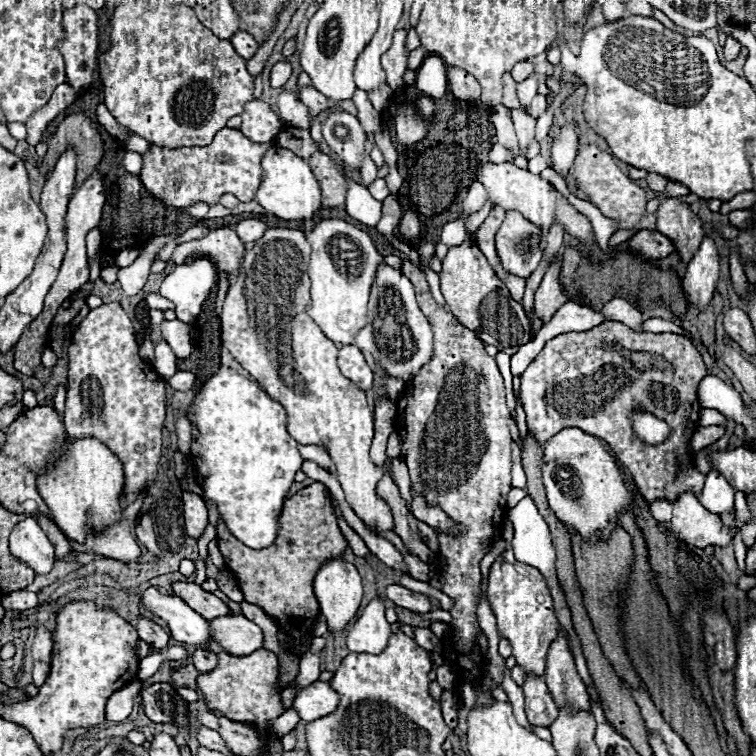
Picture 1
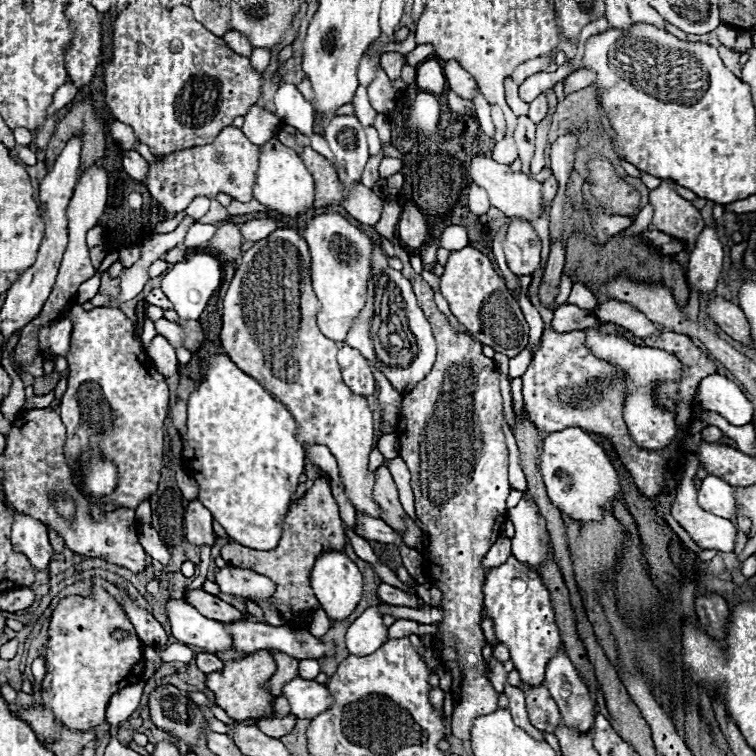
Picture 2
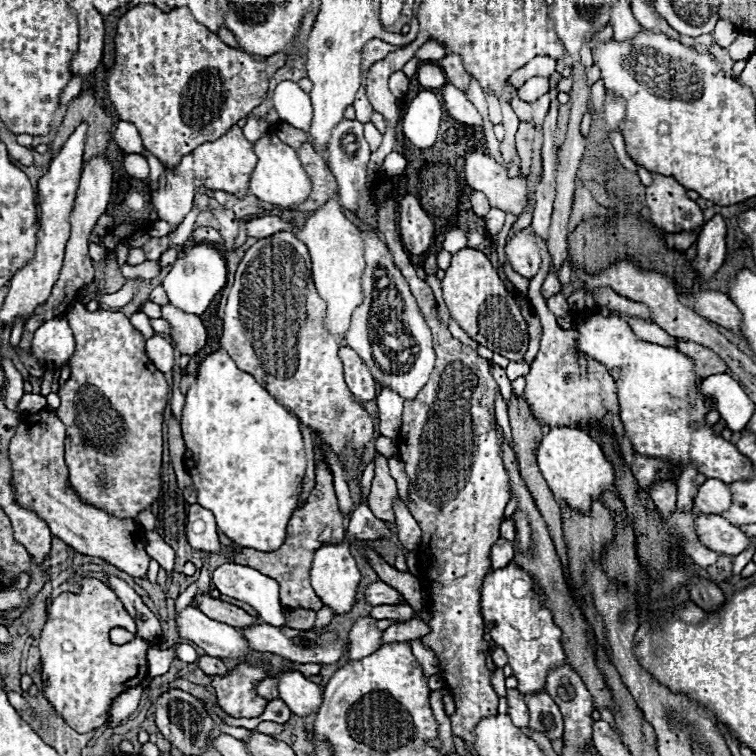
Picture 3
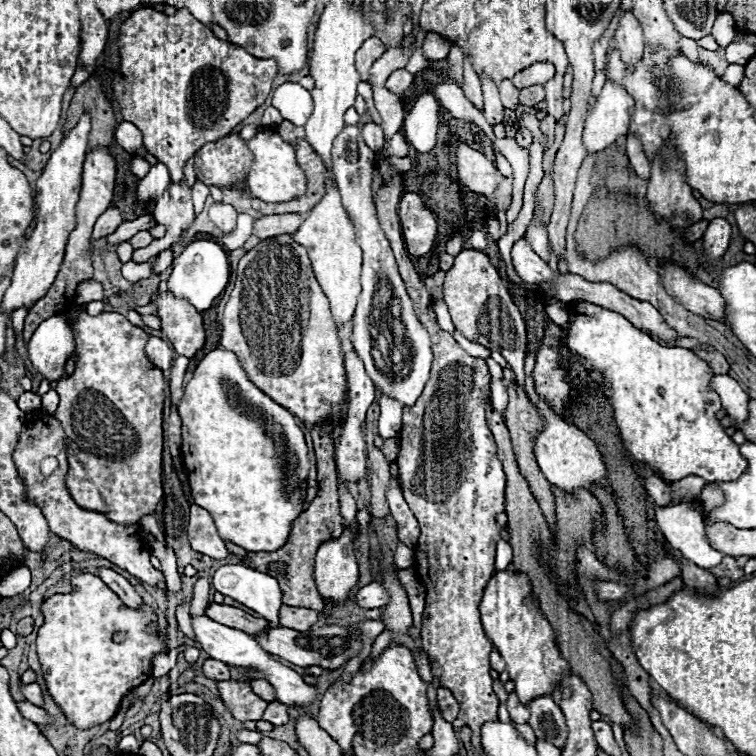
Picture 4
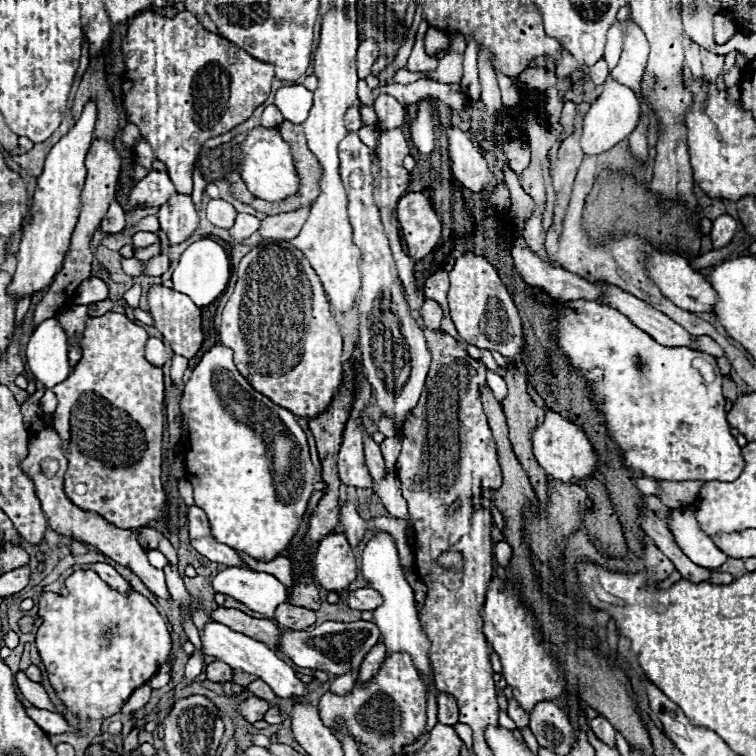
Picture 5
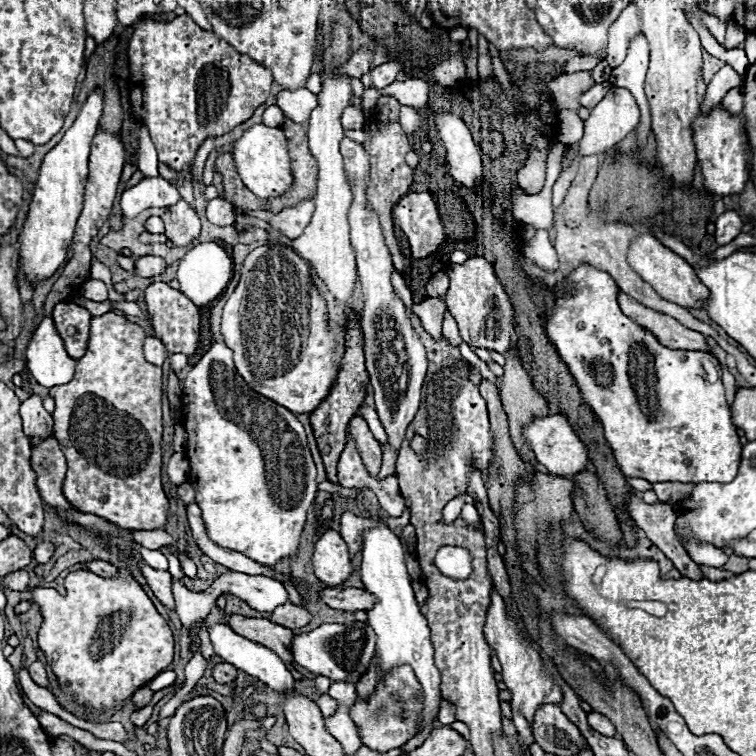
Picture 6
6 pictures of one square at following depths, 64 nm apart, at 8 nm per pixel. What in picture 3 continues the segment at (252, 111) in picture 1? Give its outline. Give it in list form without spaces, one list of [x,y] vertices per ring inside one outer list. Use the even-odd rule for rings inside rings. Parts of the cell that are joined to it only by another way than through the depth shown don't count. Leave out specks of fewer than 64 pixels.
[[[248,118],[248,122],[246,122],[246,126],[242,128],[244,130],[244,136],[250,140],[250,142],[256,142],[262,134],[266,134],[266,132],[270,132],[270,128],[272,128],[272,124],[268,124],[266,120],[262,120],[262,118]]]

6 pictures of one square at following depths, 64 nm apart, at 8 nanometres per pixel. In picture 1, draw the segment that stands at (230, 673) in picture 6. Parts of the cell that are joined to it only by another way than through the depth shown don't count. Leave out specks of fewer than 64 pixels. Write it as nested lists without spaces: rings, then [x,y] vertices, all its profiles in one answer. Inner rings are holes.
[[[196,650],[192,654],[192,662],[200,672],[210,672],[218,666],[218,656],[214,652],[208,652],[208,650]]]

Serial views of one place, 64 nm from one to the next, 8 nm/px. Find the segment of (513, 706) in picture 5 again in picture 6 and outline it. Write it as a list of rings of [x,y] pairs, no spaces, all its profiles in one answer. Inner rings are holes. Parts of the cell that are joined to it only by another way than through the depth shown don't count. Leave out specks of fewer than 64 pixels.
[[[514,714],[512,716],[514,720],[514,725],[518,734],[524,739],[524,744],[529,746],[534,742],[534,737],[532,734],[532,729],[530,723],[521,714]]]

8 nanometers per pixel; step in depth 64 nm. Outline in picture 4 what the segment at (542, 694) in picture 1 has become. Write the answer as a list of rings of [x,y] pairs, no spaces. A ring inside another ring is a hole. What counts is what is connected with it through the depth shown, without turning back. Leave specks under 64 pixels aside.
[[[542,696],[542,698],[532,700],[528,708],[532,714],[528,724],[532,726],[536,738],[546,740],[554,744],[556,748],[564,748],[566,738],[568,738],[568,728],[566,728],[566,720],[560,706],[554,704],[550,696]]]

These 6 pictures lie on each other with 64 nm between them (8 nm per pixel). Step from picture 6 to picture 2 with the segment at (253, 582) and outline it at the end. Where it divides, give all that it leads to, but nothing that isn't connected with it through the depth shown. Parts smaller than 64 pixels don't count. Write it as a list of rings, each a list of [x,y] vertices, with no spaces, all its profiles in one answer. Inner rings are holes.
[[[224,566],[216,572],[216,580],[220,586],[220,592],[230,594],[230,596],[242,596],[244,600],[252,600],[256,602],[262,612],[264,618],[270,626],[284,626],[284,618],[282,614],[276,610],[276,606],[272,604],[272,596],[274,596],[274,582],[254,570],[248,568],[238,568],[238,566]]]

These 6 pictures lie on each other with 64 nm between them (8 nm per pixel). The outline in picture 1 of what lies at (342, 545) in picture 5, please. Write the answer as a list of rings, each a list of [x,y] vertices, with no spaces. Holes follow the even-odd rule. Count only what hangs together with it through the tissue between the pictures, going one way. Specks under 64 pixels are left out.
[[[330,558],[330,560],[326,560],[320,566],[320,570],[314,576],[314,594],[318,598],[320,612],[326,618],[328,630],[330,632],[344,630],[346,624],[358,612],[358,606],[360,606],[360,600],[362,600],[362,580],[360,580],[360,574],[354,568],[354,564],[346,562],[344,558]]]

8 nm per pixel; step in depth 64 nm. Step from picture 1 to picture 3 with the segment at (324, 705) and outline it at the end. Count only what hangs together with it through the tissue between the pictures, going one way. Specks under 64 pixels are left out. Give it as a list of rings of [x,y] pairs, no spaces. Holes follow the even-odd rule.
[[[272,670],[270,674],[278,680],[280,700],[284,700],[294,714],[306,716],[310,712],[318,712],[322,704],[322,690],[318,688],[318,684],[310,682],[300,672]]]

